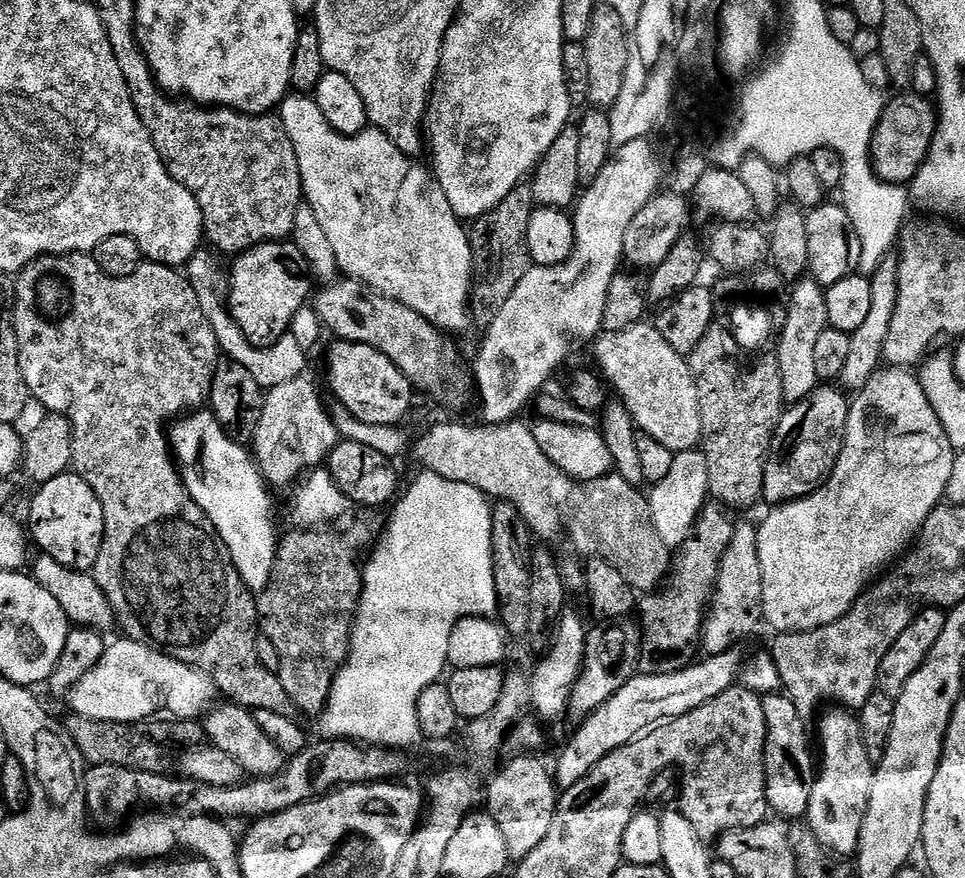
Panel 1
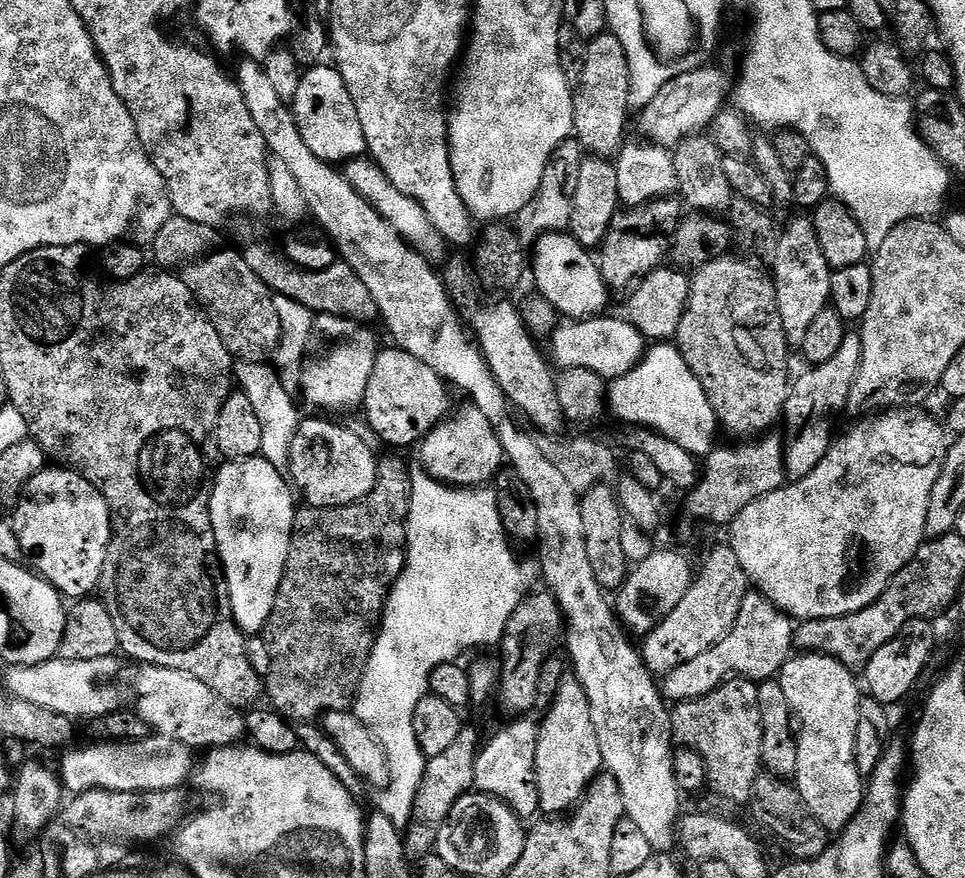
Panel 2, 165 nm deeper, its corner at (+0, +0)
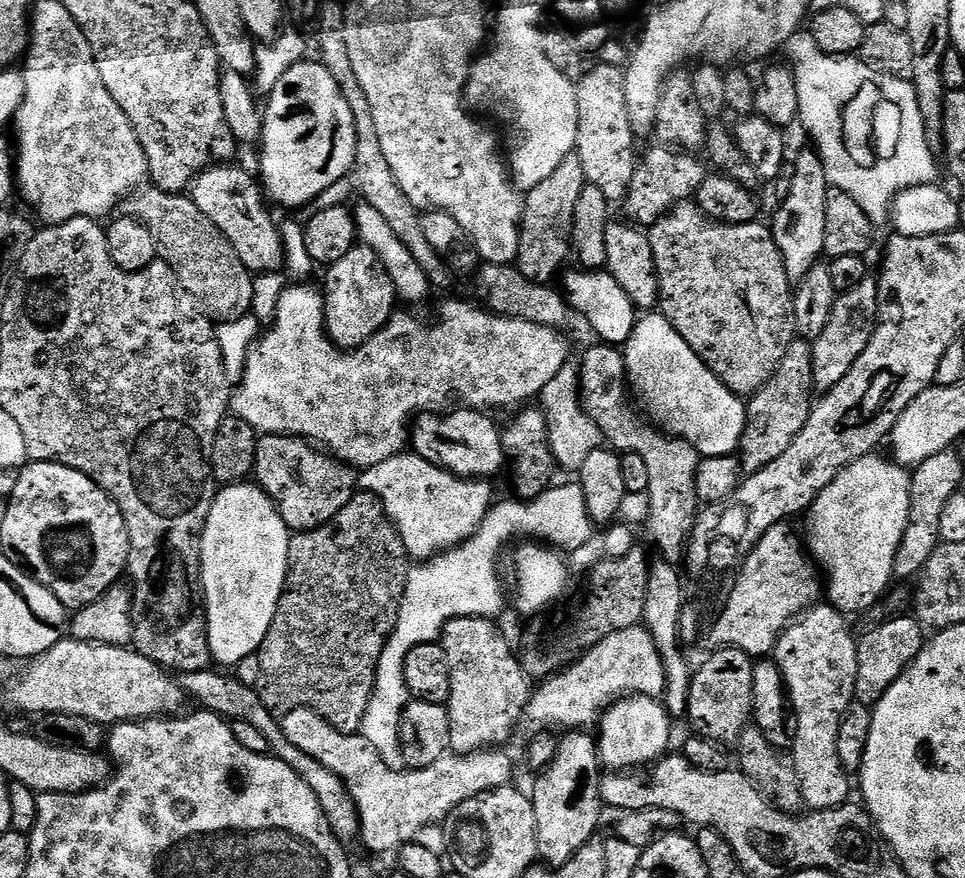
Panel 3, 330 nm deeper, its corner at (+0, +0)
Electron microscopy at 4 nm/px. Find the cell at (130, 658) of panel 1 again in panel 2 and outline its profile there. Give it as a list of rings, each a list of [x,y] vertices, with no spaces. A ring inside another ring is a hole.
[[[116,656],[98,658],[94,662],[70,662],[53,658],[45,664],[13,664],[5,667],[4,684],[13,697],[22,702],[33,704],[52,710],[56,714],[62,714],[71,718],[91,718],[101,716],[113,711],[112,696],[103,692],[96,683],[107,676],[116,676],[120,672],[119,659]]]

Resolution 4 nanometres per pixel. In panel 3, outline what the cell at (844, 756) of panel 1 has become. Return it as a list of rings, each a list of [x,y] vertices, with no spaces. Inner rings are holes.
[[[820,602],[795,622],[789,624],[776,644],[774,659],[784,674],[784,687],[790,697],[790,708],[794,713],[794,739],[790,744],[790,755],[796,773],[798,786],[805,805],[813,812],[841,808],[849,803],[849,773],[838,762],[838,726],[841,715],[853,704],[858,674],[857,637],[848,629],[845,613],[839,612],[827,602]]]

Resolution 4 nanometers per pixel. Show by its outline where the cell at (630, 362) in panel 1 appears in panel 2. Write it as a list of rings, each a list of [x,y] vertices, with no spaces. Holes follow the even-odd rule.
[[[601,314],[591,318],[585,318],[575,322],[568,322],[564,328],[557,327],[550,337],[552,343],[551,359],[556,359],[555,367],[563,370],[566,368],[581,368],[582,370],[594,370],[594,374],[604,377],[611,382],[616,377],[634,370],[640,364],[646,351],[644,335],[632,325],[627,318],[615,320],[609,314]]]

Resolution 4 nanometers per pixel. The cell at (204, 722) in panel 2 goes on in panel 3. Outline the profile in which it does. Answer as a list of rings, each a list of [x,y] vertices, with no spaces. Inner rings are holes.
[[[65,638],[25,668],[28,669],[23,669],[4,692],[5,702],[20,714],[78,714],[105,726],[115,726],[129,720],[179,713],[180,703],[186,700],[184,689],[168,677],[171,675],[165,669],[128,646],[119,648]]]

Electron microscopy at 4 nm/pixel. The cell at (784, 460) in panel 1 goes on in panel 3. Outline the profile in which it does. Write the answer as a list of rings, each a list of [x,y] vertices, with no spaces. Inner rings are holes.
[[[869,278],[854,290],[837,295],[836,305],[830,314],[830,322],[819,339],[812,344],[812,361],[814,362],[815,391],[823,394],[829,392],[846,374],[850,374],[850,366],[858,362],[862,350],[870,346],[870,338],[876,330],[880,314],[880,285]]]

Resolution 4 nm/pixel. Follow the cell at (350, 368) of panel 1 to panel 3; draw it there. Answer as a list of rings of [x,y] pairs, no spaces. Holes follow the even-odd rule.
[[[457,407],[447,414],[420,414],[415,417],[410,428],[410,448],[413,453],[426,462],[430,462],[439,468],[445,468],[447,472],[452,472],[455,476],[461,476],[463,480],[483,480],[491,481],[491,476],[496,476],[500,471],[505,471],[506,461],[504,459],[504,447],[500,441],[501,429],[496,428],[496,424],[491,420],[489,413],[484,410],[474,408]]]

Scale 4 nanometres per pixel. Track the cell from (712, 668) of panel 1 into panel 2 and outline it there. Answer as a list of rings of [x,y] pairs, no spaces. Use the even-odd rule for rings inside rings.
[[[752,590],[742,602],[742,610],[736,619],[736,625],[729,630],[726,638],[722,638],[722,642],[710,646],[710,650],[706,650],[706,654],[698,654],[698,658],[694,658],[691,662],[678,666],[673,672],[667,673],[663,677],[664,684],[662,680],[662,695],[668,702],[697,700],[713,692],[718,685],[725,684],[727,680],[733,678],[743,678],[753,682],[771,680],[779,677],[782,666],[793,655],[793,652],[794,621],[792,617],[787,616],[778,606],[774,606],[774,602],[767,600],[762,593]]]

